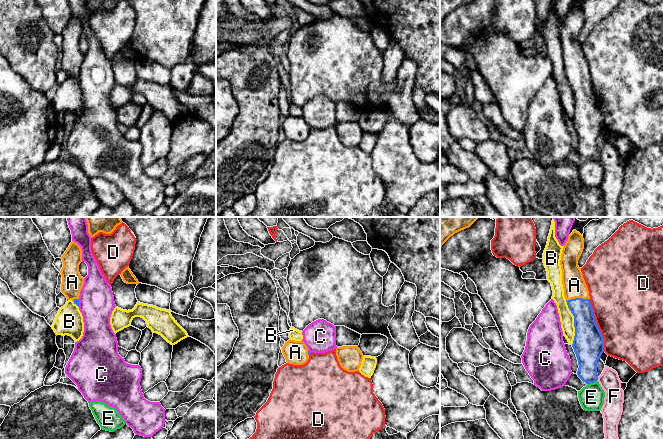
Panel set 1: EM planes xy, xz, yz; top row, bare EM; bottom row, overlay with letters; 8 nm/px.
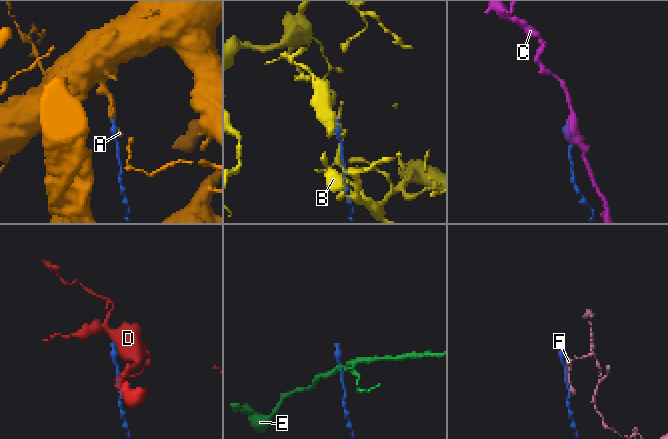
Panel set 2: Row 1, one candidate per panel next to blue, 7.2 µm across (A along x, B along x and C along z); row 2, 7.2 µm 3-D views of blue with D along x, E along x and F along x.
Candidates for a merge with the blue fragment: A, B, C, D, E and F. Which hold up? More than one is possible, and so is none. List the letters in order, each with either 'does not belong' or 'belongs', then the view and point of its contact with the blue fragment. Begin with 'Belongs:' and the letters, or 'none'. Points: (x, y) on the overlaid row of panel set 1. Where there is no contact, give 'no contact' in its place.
Belongs: A
A: belongs | yz (577, 298)
B: does not belong | yz (574, 322)
C: does not belong | xy (78, 303)
D: does not belong | yz (596, 325)
E: does not belong | yz (591, 382)
F: does not belong | yz (597, 379)

